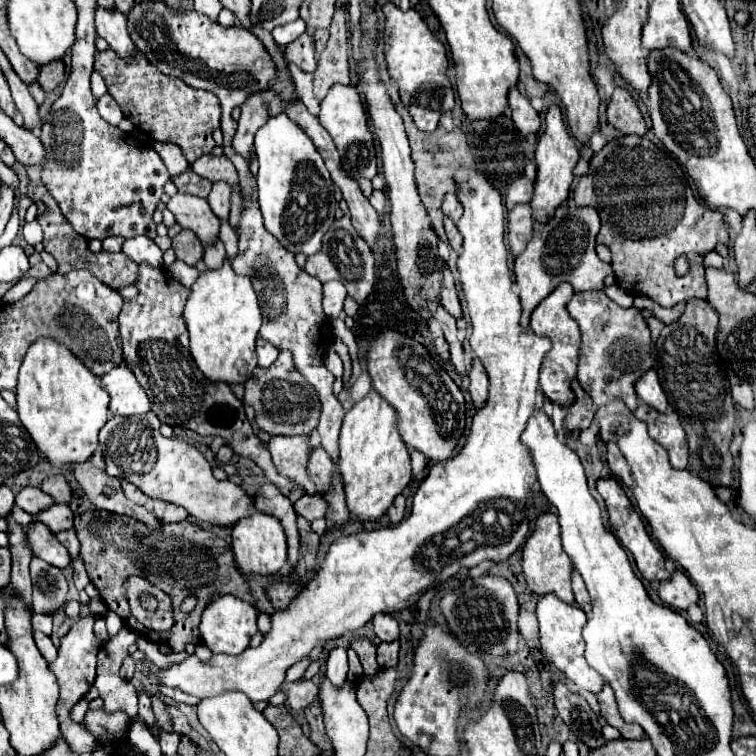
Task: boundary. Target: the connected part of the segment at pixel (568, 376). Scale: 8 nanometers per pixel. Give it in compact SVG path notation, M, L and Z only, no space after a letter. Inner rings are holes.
M559 284L557 290L553 290L551 296L547 296L531 314L531 330L535 334L543 334L543 336L549 336L551 338L551 350L545 354L545 362L541 366L541 378L539 378L539 384L541 384L541 390L543 394L551 400L551 402L557 402L561 404L563 408L571 406L571 402L575 400L575 394L571 392L571 382L575 380L577 376L577 356L579 356L579 326L577 322L569 316L565 304L571 300L573 296L573 288L571 284Z

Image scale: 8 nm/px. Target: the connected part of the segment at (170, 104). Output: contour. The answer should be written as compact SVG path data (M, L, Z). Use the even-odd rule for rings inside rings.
M113 50L97 52L95 68L103 74L109 94L121 106L125 118L129 118L136 128L143 131L151 140L177 144L189 162L213 150L213 128L219 126L219 100L215 94L205 90L195 90L187 86L181 78L165 76L155 66L139 54L135 62L123 62Z

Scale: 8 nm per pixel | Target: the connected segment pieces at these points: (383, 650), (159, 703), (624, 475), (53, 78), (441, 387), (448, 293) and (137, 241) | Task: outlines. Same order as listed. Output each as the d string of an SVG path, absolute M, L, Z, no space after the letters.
M381 642L377 646L377 662L379 666L387 668L387 666L397 666L399 660L399 642Z
M153 694L153 696L151 696L151 702L153 702L155 726L149 726L149 730L151 730L151 732L153 732L153 736L159 740L159 732L161 732L161 730L163 730L163 732L175 732L175 730L173 730L171 714L169 714L169 710L167 710L165 702L163 702L157 694Z
M615 442L607 444L607 462L609 462L609 468L611 468L611 472L613 472L613 476L617 480L621 480L623 484L627 484L629 488L635 487L635 482L629 476L629 465L625 458L621 456L621 452L619 452L619 448L617 448Z
M55 60L55 62L49 62L49 64L41 66L37 80L39 80L39 84L45 92L51 92L53 88L59 86L59 82L63 80L63 74L65 74L63 60Z
M393 330L379 334L371 344L367 366L375 390L395 406L399 414L399 432L403 442L409 448L423 452L433 462L449 460L465 430L465 398L451 376L417 340Z
M443 266L441 270L443 274L443 282L441 282L441 296L439 296L439 302L441 306L455 318L461 316L461 304L459 304L459 298L457 298L457 290L455 290L455 282L453 282L453 276L449 272L447 266Z
M133 236L133 238L127 238L123 242L123 254L127 254L133 262L141 264L141 262L147 262L151 266L157 266L161 268L163 266L163 252L159 250L159 246L147 238L147 236Z

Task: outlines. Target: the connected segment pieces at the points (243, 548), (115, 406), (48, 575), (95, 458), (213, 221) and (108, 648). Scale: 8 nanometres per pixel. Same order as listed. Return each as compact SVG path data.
M253 512L247 518L241 518L231 534L235 562L245 574L279 574L287 562L287 538L283 534L283 526L279 526L277 518L271 518L263 512Z
M121 364L107 372L101 378L101 386L109 392L111 404L109 410L119 416L135 416L135 414L147 414L151 410L147 394L141 390L139 382L135 380L133 372Z
M41 558L31 560L33 578L33 610L41 614L53 614L67 602L67 580L59 568L49 566Z
M97 450L89 460L81 462L81 464L73 464L73 474L77 478L77 482L81 484L83 492L87 494L87 498L103 510L115 512L115 514L123 514L129 518L137 518L143 524L151 526L151 528L159 528L159 520L145 510L139 504L133 504L125 498L119 478L113 478L105 472L105 462L103 462L103 454L101 450Z
M177 192L167 202L167 208L173 212L175 220L181 224L181 228L193 230L201 242L213 242L219 232L219 218L211 214L209 202L205 198Z
M123 626L115 636L111 636L103 648L99 650L99 656L97 656L97 680L95 680L95 688L99 690L99 698L105 702L105 708L107 712L115 712L115 710L123 710L127 712L131 718L137 716L137 692L135 692L135 686L127 680L123 680L119 676L119 668L121 668L122 662L125 656L129 654L129 648L131 645L137 642L139 634L133 630L129 630L127 626Z

